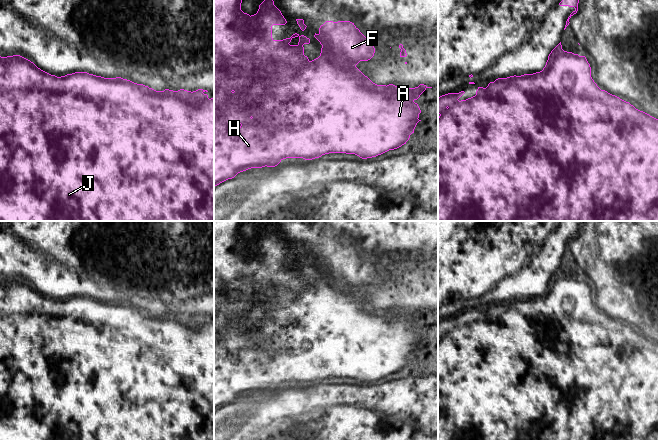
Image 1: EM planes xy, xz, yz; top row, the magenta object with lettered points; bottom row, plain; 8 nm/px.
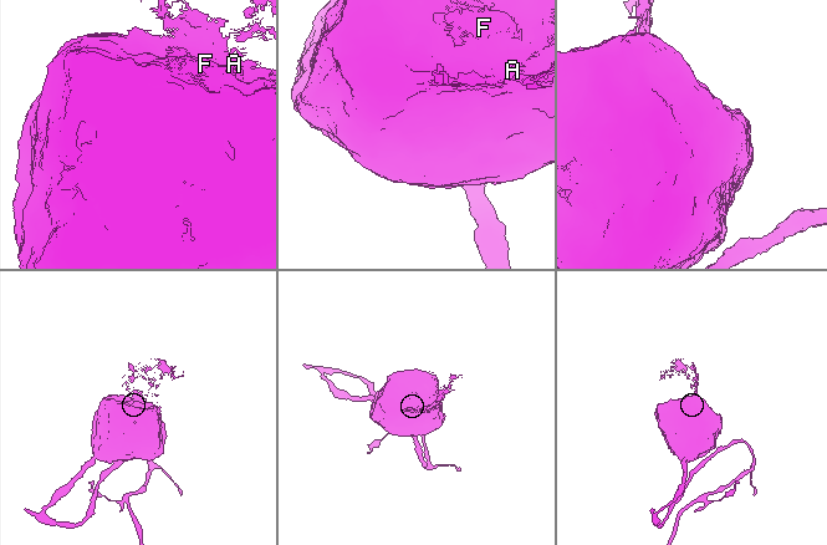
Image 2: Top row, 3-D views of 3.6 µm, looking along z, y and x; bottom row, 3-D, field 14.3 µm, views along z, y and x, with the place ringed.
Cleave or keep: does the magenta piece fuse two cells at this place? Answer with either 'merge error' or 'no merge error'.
merge error

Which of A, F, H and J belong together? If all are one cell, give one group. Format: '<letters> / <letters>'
A H J / F

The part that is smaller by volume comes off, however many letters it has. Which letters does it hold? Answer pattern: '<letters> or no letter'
F

